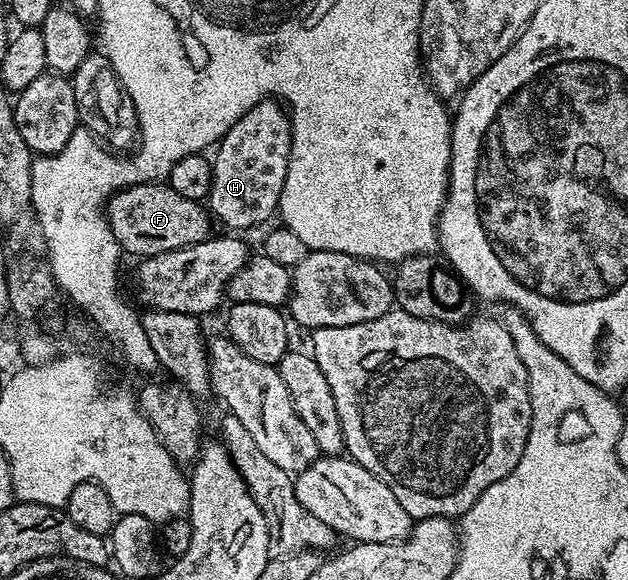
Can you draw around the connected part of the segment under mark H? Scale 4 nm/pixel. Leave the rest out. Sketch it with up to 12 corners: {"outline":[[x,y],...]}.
{"outline":[[263,104],[218,143],[209,210],[231,232],[274,219],[291,126]]}

